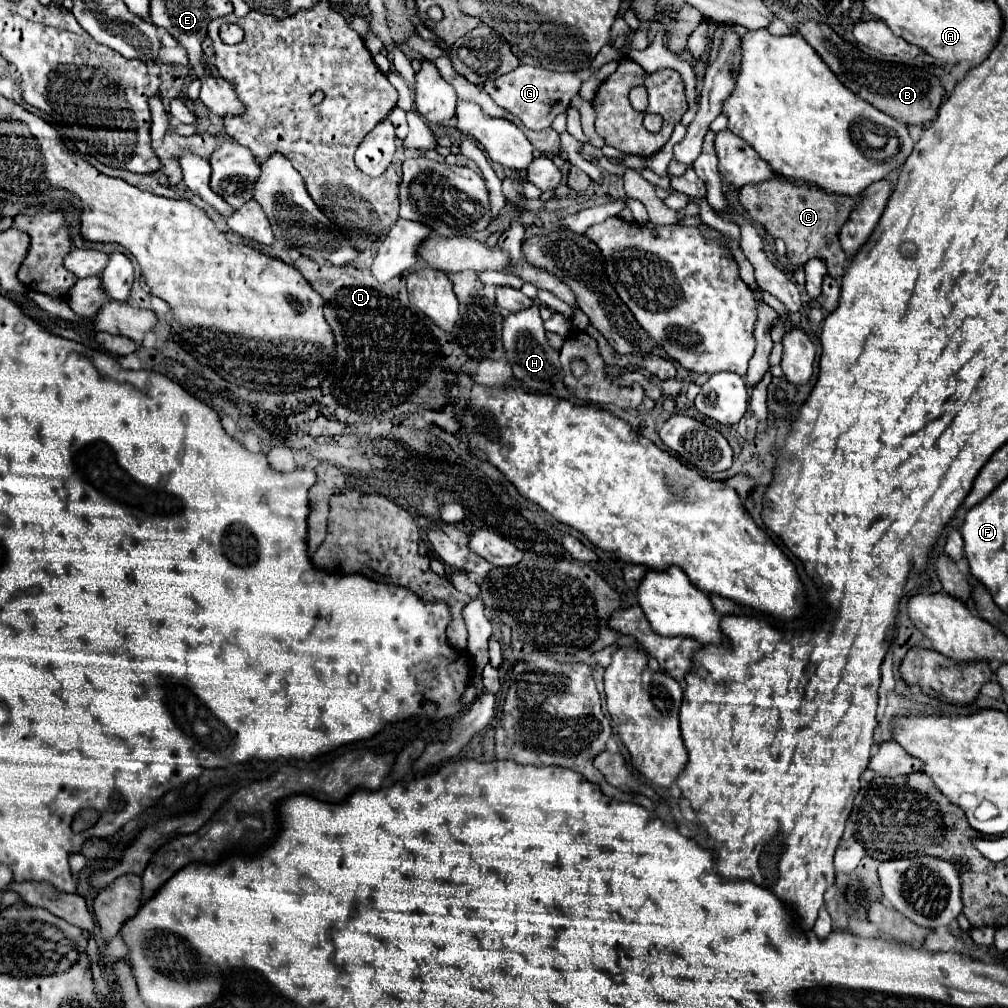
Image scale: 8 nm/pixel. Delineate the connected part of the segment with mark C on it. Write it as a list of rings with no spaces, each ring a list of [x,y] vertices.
[[[770,179],[758,185],[745,185],[739,191],[739,200],[754,223],[762,225],[774,239],[782,239],[784,243],[794,245],[796,265],[820,257],[826,259],[828,273],[834,279],[844,275],[846,253],[838,243],[838,233],[848,221],[850,213],[860,205],[862,195],[856,195],[856,199],[828,195],[822,191],[812,191],[808,187],[794,187],[780,179]]]

